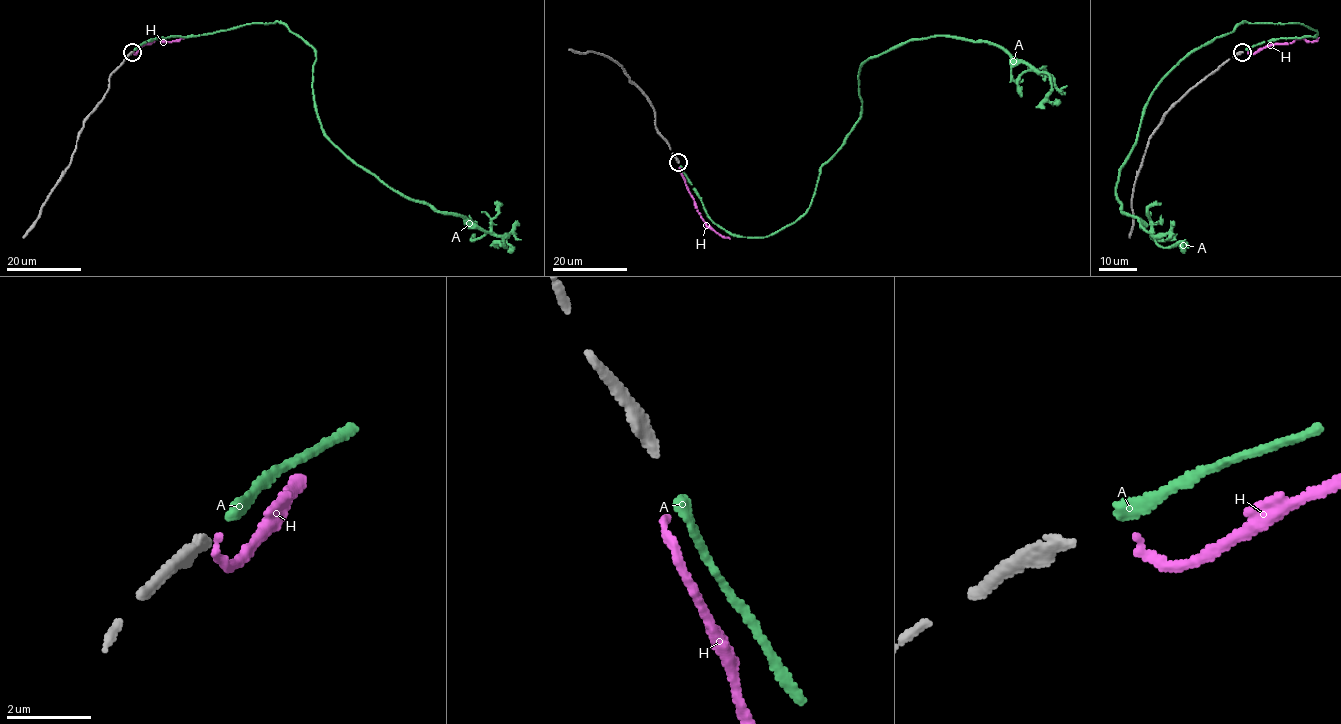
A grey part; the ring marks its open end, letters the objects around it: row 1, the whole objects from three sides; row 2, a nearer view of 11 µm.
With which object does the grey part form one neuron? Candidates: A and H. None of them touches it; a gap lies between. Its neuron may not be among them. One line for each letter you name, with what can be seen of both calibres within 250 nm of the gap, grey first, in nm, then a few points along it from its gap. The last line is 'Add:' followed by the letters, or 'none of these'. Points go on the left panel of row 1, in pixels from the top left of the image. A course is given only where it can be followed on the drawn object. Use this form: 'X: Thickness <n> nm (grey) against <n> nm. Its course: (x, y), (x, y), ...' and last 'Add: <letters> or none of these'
A: Thickness 300 nm (grey) against 280 nm. Its course: (135, 50), (281, 21), (315, 51), (322, 132), (389, 187), (464, 216), (511, 253)
Add: A

